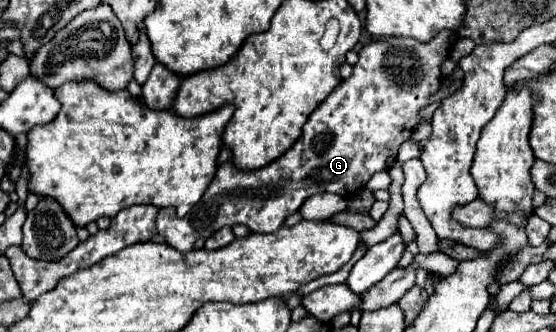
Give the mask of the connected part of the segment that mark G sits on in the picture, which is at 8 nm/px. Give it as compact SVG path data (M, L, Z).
M441 31L435 39L429 43L419 43L415 39L407 37L391 37L391 39L379 39L369 45L365 45L359 51L359 61L353 65L353 73L349 79L343 79L329 97L309 115L307 123L303 125L301 137L293 143L291 149L285 151L285 155L277 157L269 165L255 169L255 171L243 171L233 161L225 161L217 169L217 177L201 197L201 201L185 215L177 217L175 209L161 209L157 215L157 231L167 239L167 243L181 253L187 253L193 249L195 241L199 237L211 237L221 227L233 227L237 223L247 225L255 233L275 233L283 221L293 215L307 197L315 193L337 193L341 197L351 197L359 189L365 187L365 183L371 179L373 173L389 169L397 161L397 149L403 141L411 137L411 131L423 123L419 117L419 111L429 105L429 97L439 89L441 85L441 71L439 65L443 59L449 57L449 49L455 43L457 35L449 31Z

